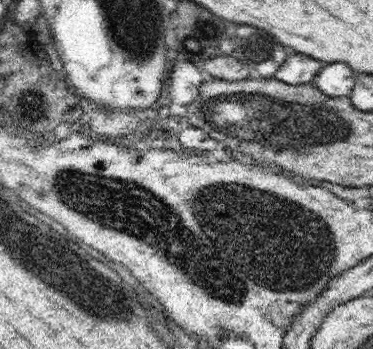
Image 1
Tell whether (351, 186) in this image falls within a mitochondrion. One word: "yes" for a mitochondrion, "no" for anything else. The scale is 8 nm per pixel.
no

